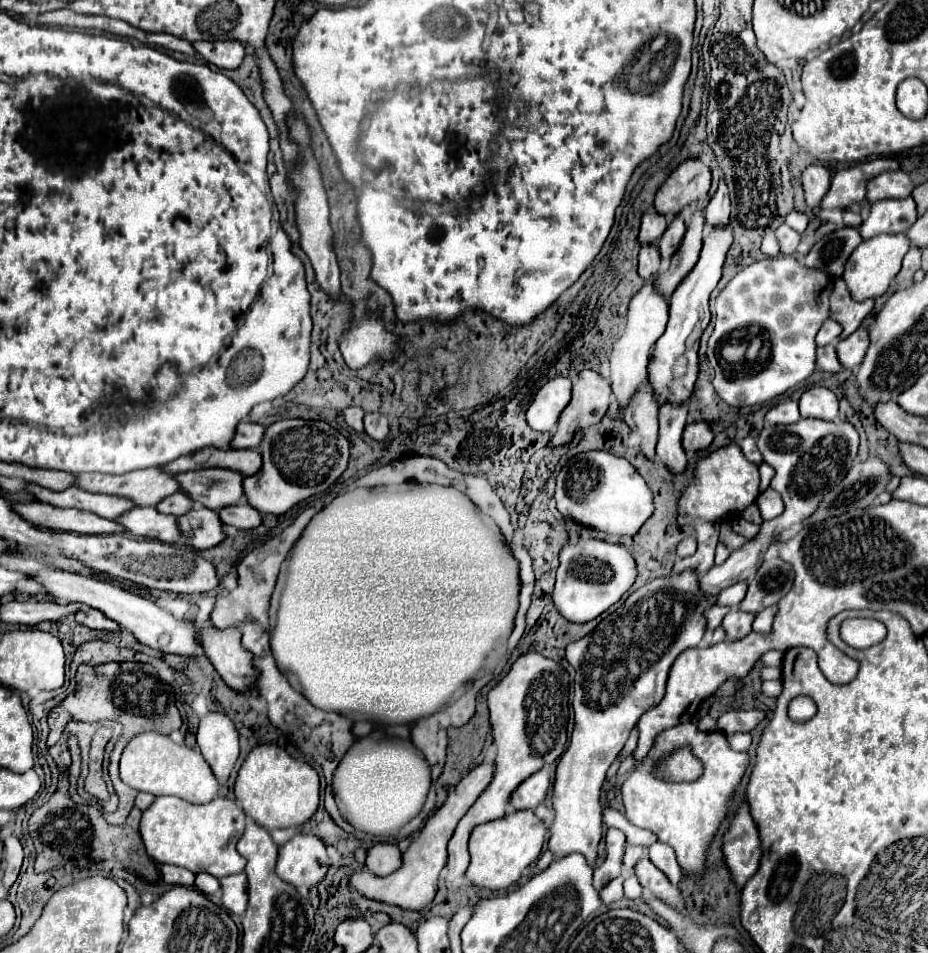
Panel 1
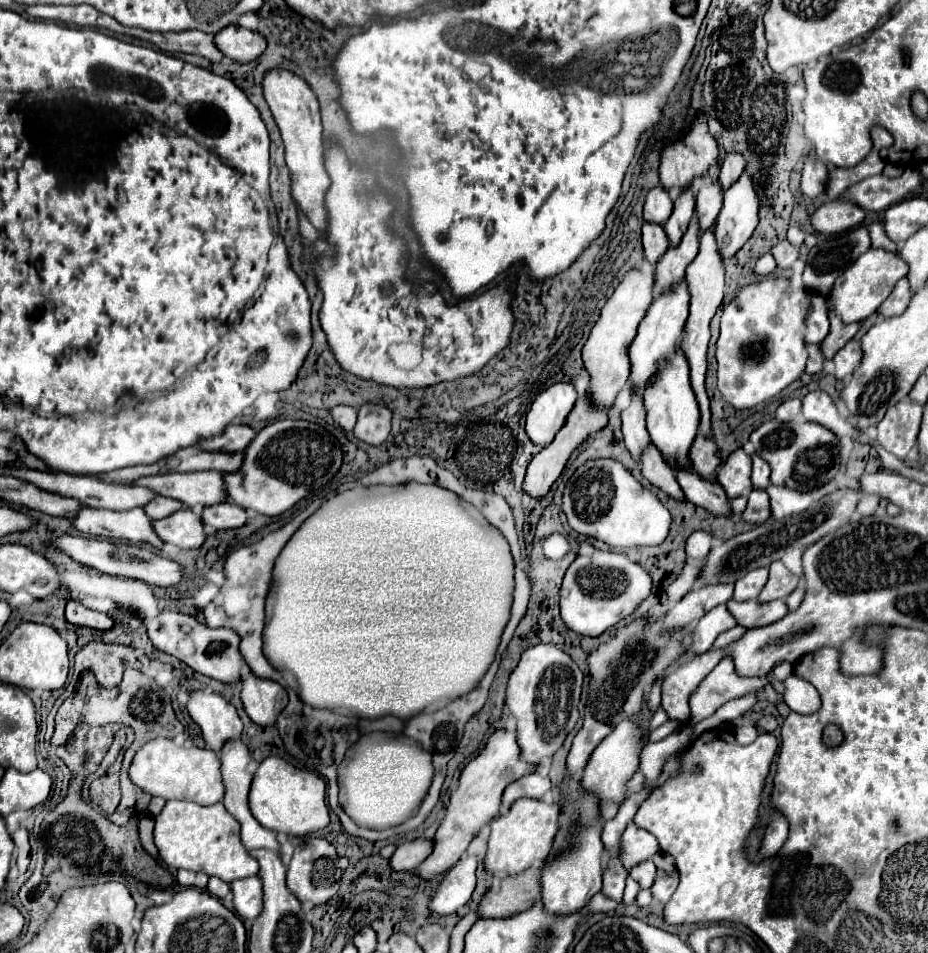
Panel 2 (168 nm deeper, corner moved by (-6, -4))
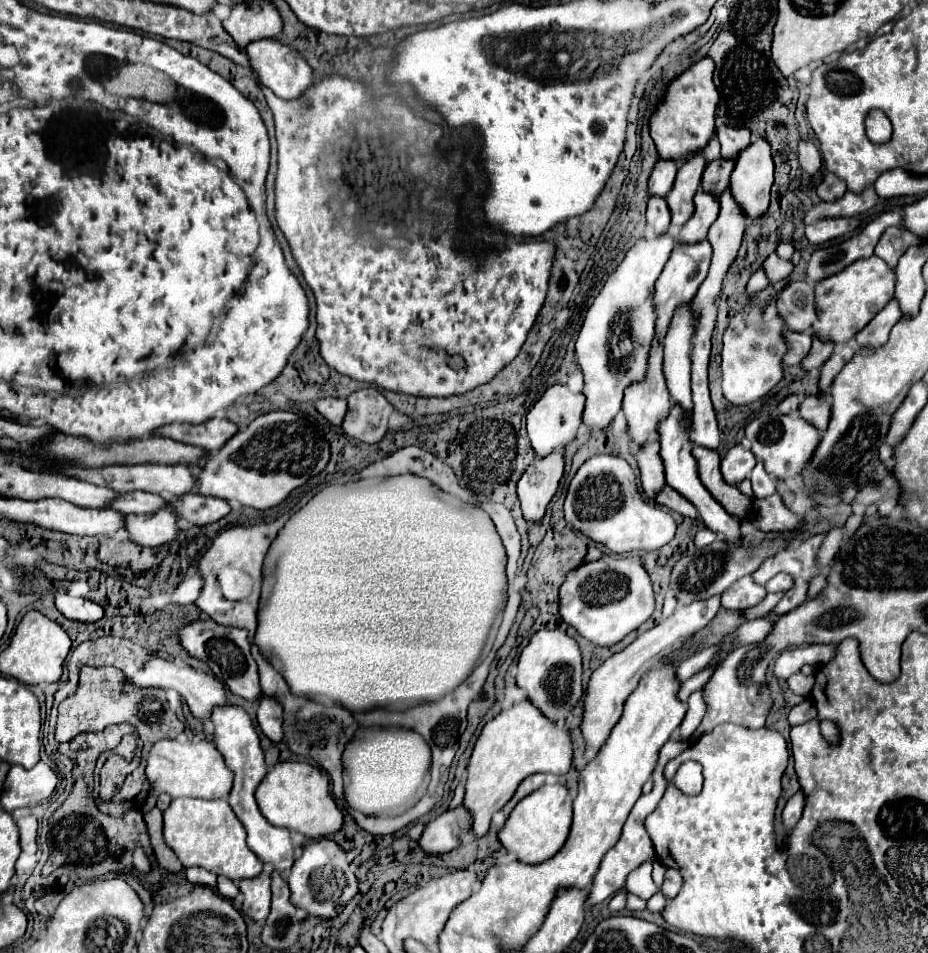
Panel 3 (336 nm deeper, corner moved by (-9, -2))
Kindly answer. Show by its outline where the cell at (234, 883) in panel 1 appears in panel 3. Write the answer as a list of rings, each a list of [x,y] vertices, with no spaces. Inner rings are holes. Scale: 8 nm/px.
[[[270,868],[256,878],[240,880],[238,888],[244,894],[244,914],[262,924],[270,914]]]

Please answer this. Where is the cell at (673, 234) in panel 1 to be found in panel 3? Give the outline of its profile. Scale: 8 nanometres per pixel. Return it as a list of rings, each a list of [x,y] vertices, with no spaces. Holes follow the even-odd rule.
[[[698,152],[692,158],[688,158],[680,166],[680,170],[678,170],[674,188],[666,196],[666,202],[668,202],[670,210],[672,210],[672,226],[674,228],[684,226],[688,222],[688,218],[692,216],[692,212],[694,212],[692,198],[694,198],[694,194],[700,188],[700,180],[702,180],[704,166],[706,166],[704,154]]]

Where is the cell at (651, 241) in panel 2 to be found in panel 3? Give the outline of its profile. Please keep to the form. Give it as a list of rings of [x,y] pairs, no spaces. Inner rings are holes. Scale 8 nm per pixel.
[[[652,196],[648,200],[648,212],[646,212],[648,224],[654,228],[654,234],[664,234],[670,226],[670,208],[664,198]]]

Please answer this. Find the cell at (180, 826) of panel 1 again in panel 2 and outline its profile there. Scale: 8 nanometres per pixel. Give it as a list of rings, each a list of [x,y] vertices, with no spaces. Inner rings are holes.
[[[169,800],[161,814],[155,816],[153,836],[159,858],[173,868],[203,872],[207,876],[217,876],[225,882],[255,876],[259,870],[257,860],[247,854],[241,842],[239,822],[233,818],[233,814],[227,812],[223,802],[201,806],[195,802]]]

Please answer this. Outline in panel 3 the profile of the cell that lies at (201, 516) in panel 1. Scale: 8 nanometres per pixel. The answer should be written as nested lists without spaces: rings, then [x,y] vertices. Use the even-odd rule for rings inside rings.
[[[160,508],[152,514],[126,514],[124,530],[130,540],[140,546],[160,546],[172,542],[178,534],[176,516],[168,508]]]

